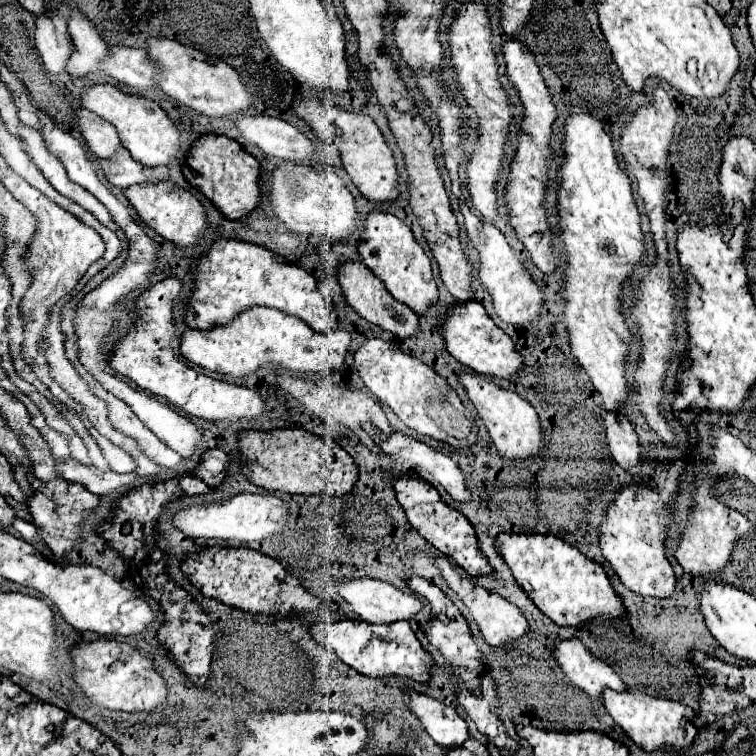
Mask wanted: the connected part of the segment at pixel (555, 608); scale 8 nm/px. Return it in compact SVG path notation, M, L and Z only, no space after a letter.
M501 533L497 535L495 547L513 571L517 585L523 587L529 599L557 625L579 625L595 617L611 619L625 615L623 601L609 585L603 567L559 537L539 533Z

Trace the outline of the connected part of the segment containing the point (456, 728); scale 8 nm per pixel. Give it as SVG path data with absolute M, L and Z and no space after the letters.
M401 685L403 693L409 695L409 711L421 721L425 731L445 749L459 747L469 739L467 723L457 715L457 711L451 705L445 705L429 695L417 693L409 685Z

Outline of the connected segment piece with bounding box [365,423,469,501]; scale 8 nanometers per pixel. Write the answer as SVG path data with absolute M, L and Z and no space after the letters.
M365 423L365 431L373 437L373 441L377 443L377 447L381 447L383 453L387 453L387 455L391 455L391 457L395 457L395 459L407 461L407 463L411 463L413 467L421 467L421 469L425 469L427 473L431 473L431 475L435 477L435 481L437 481L455 501L465 501L465 499L469 499L469 491L467 491L467 487L465 487L465 477L463 477L461 469L455 465L455 461L453 461L449 455L443 455L441 451L435 451L435 449L431 449L429 445L425 445L425 443L421 443L421 441L417 441L417 439L413 439L413 437L409 437L409 435L405 435L405 433L401 433L401 431L393 431L391 435L385 435L383 431L377 431L377 427L369 427L369 423Z

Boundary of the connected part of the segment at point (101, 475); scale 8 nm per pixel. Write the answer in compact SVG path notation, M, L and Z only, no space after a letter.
M69 459L69 463L57 461L57 475L61 479L81 483L95 495L107 495L119 491L123 485L129 485L135 479L135 473L119 475L115 471L101 471L93 465L83 465L75 459Z

